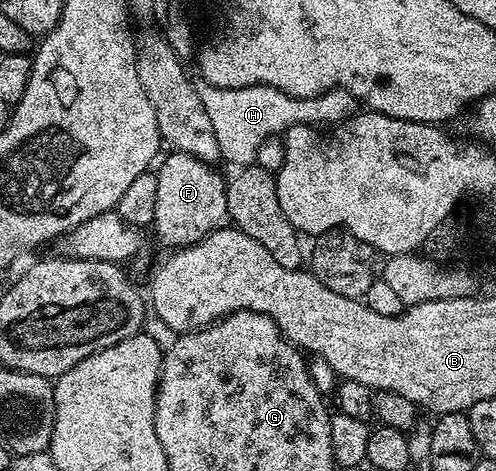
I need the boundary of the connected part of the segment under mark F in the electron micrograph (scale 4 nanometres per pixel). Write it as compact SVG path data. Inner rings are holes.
M178 151L170 154L156 170L156 213L152 228L164 245L175 250L198 243L212 231L223 229L229 214L225 177L222 178L209 163L190 154Z

